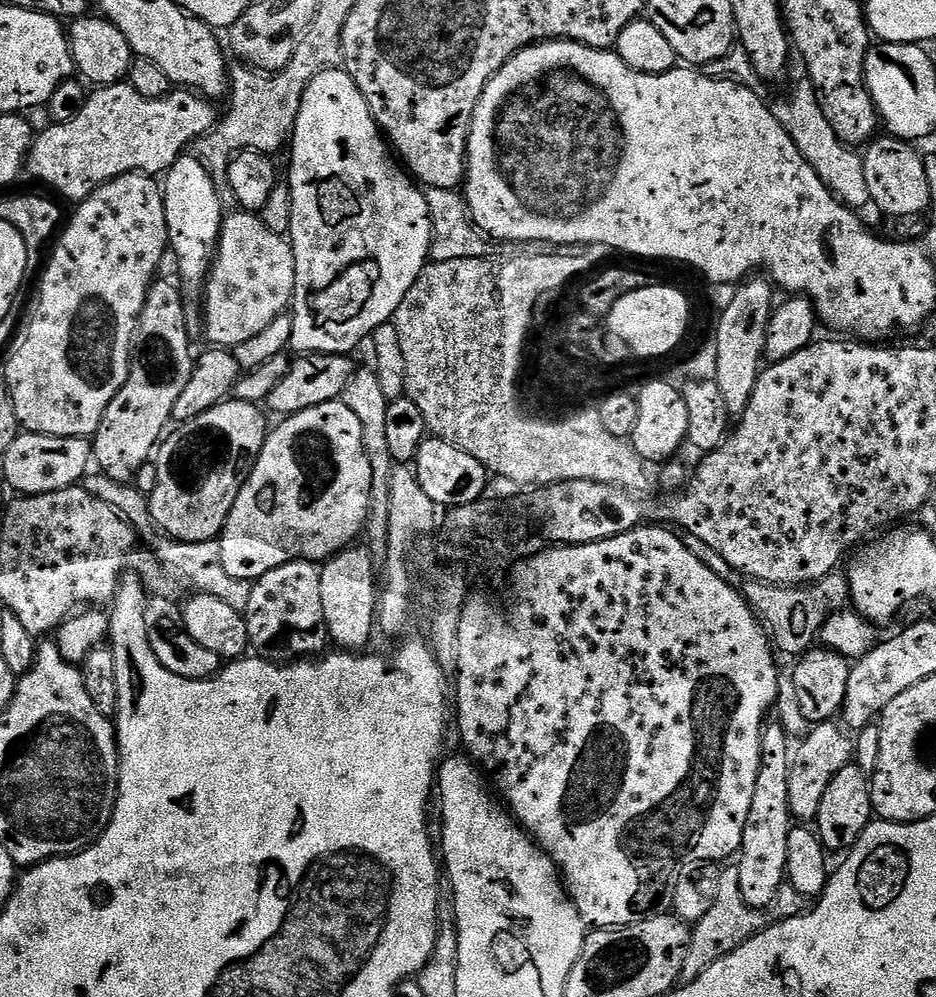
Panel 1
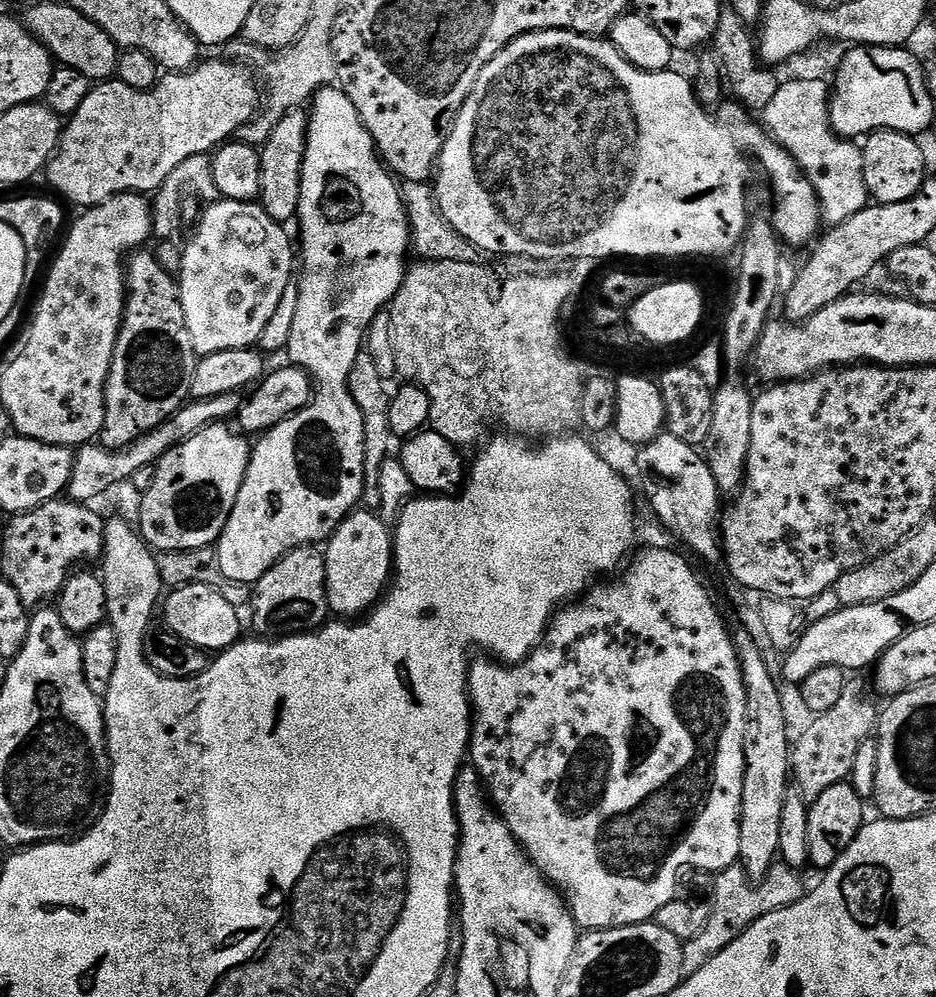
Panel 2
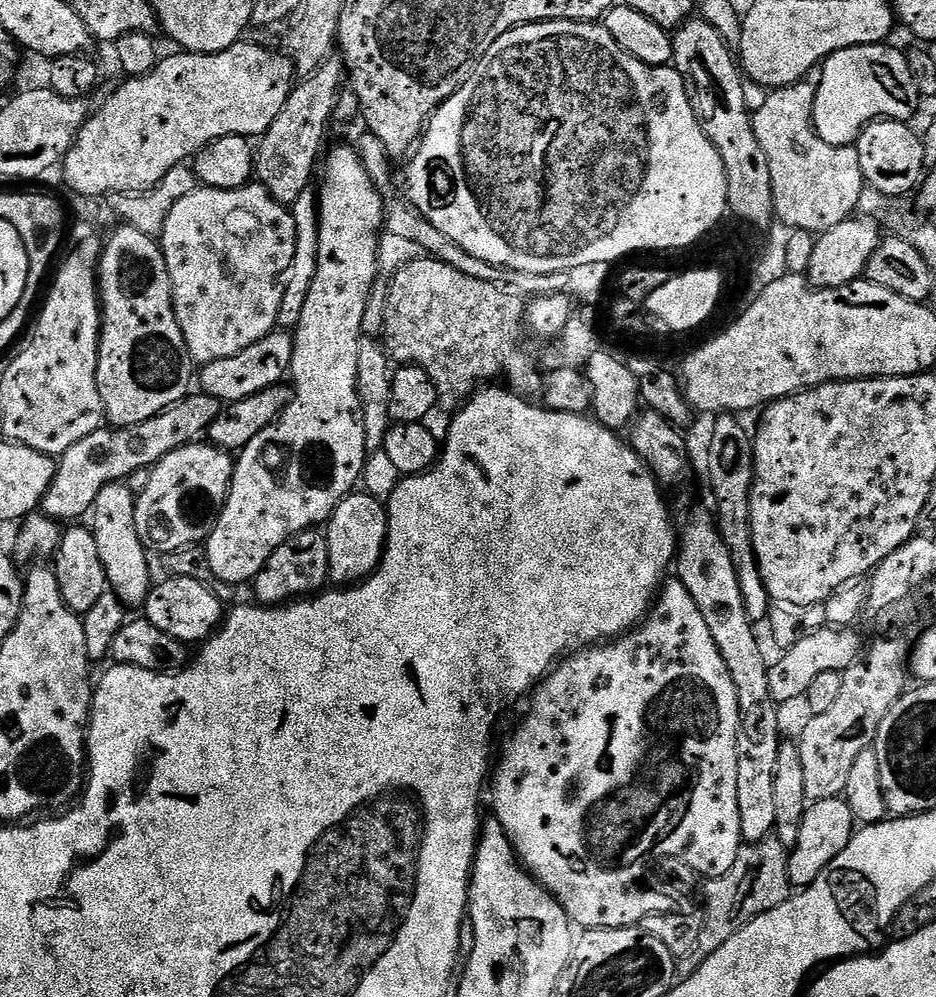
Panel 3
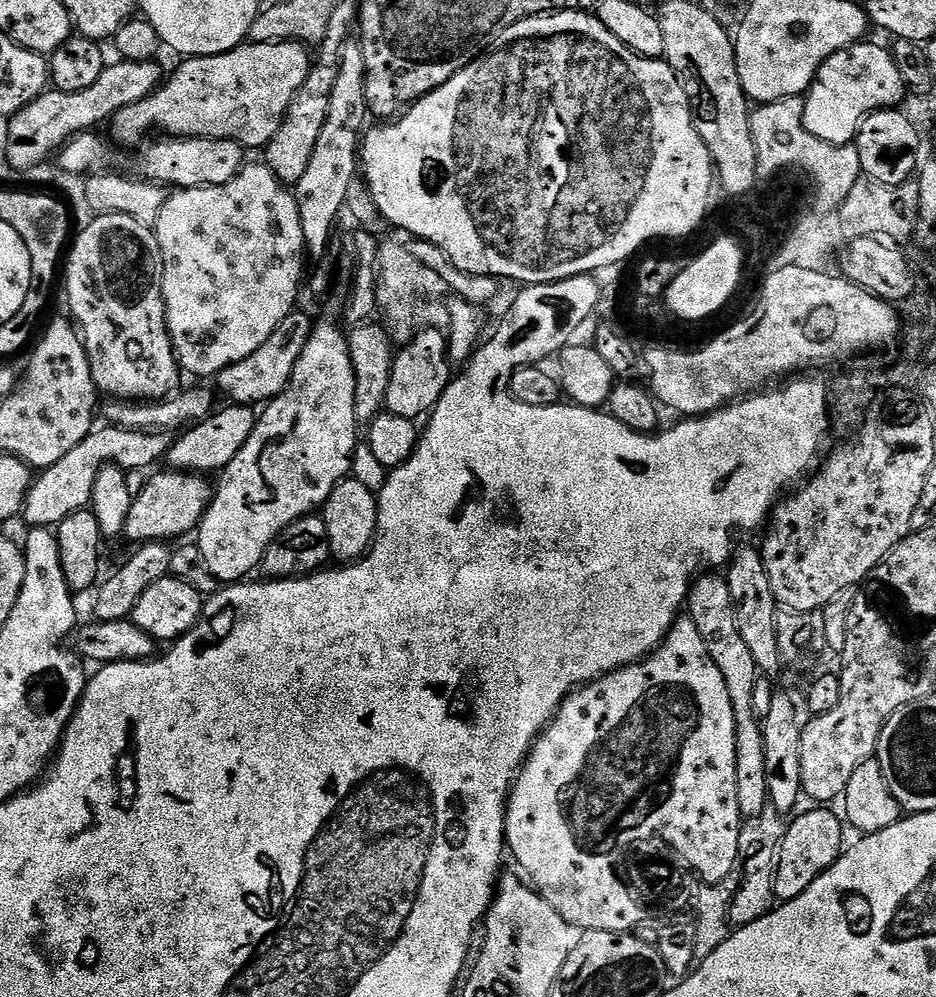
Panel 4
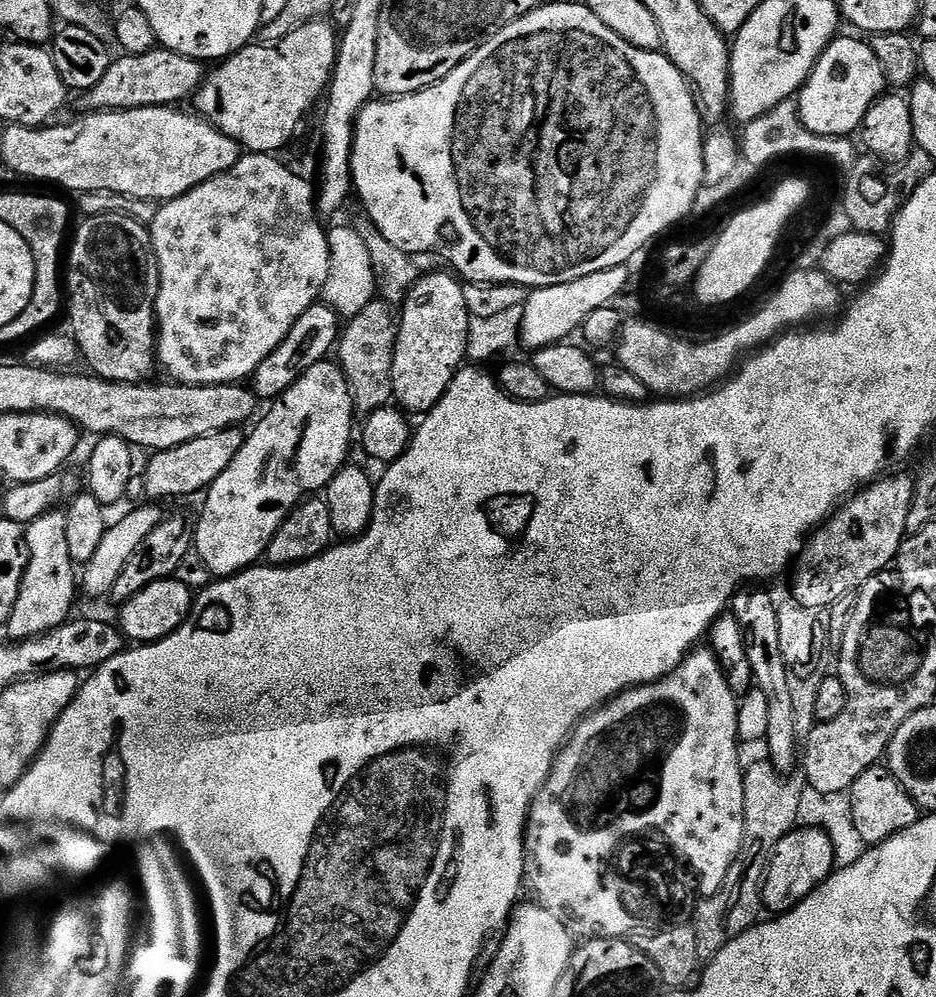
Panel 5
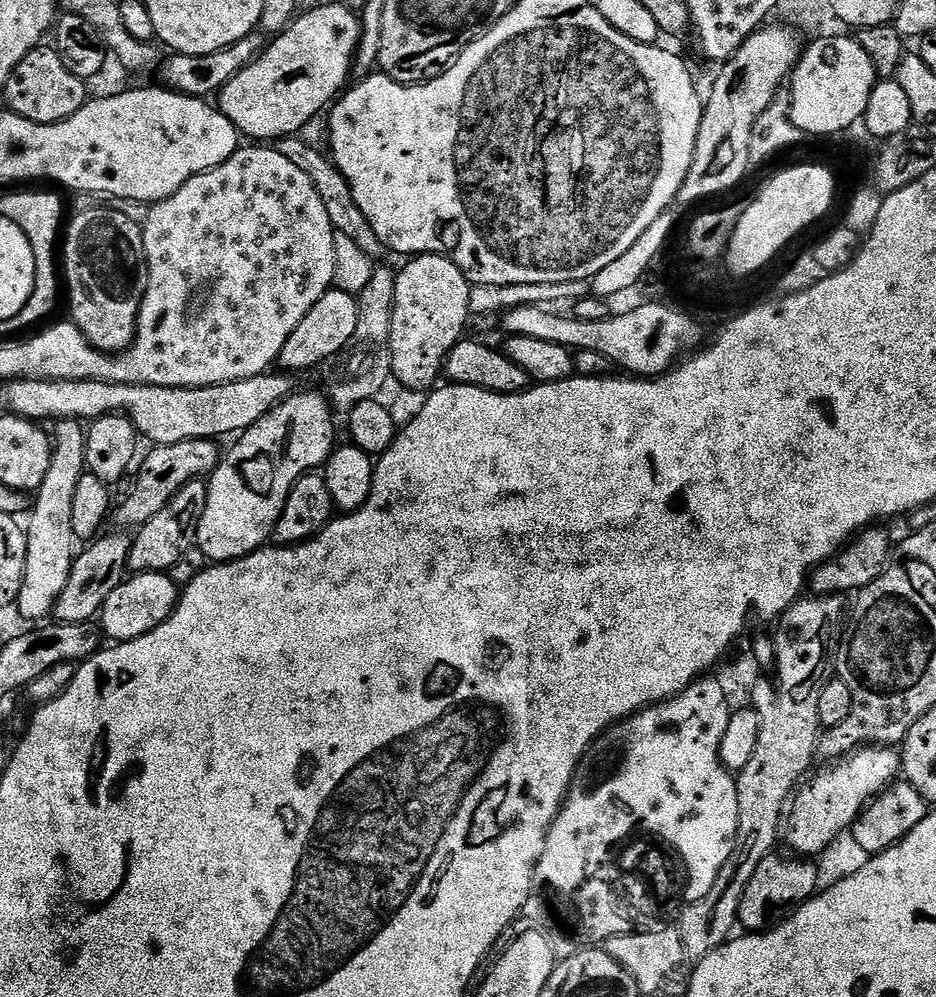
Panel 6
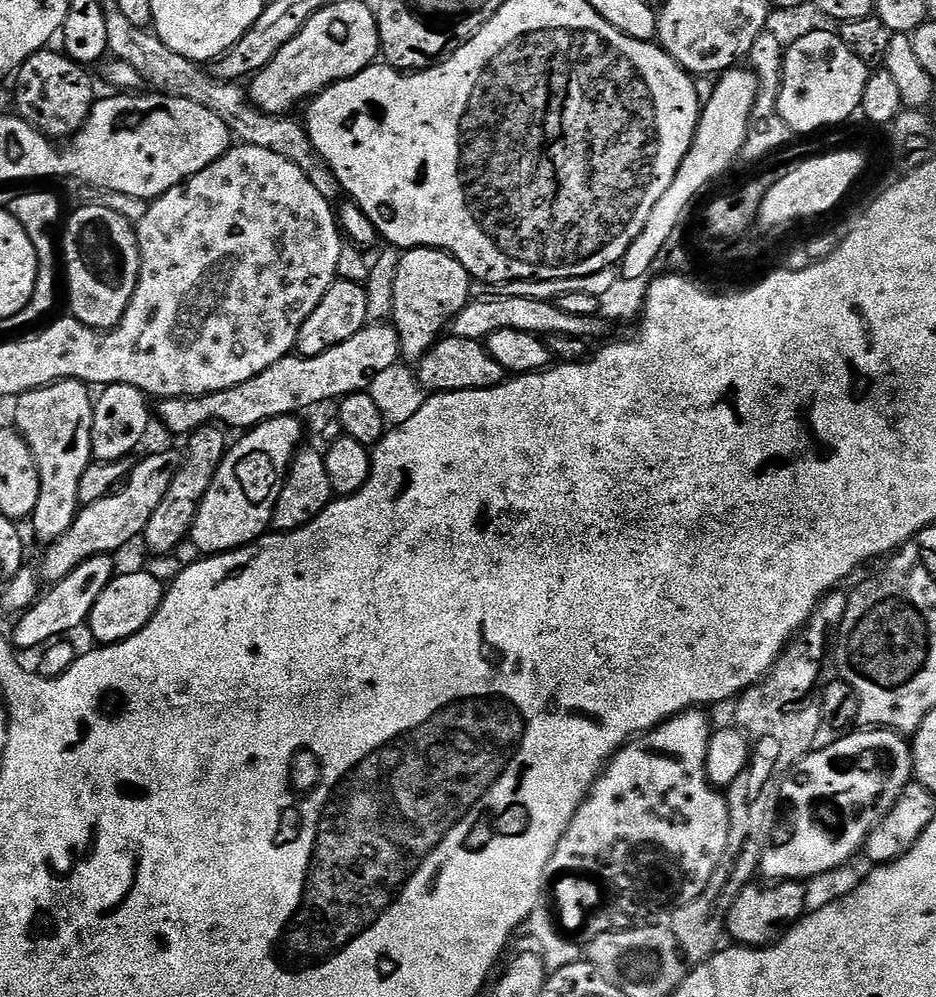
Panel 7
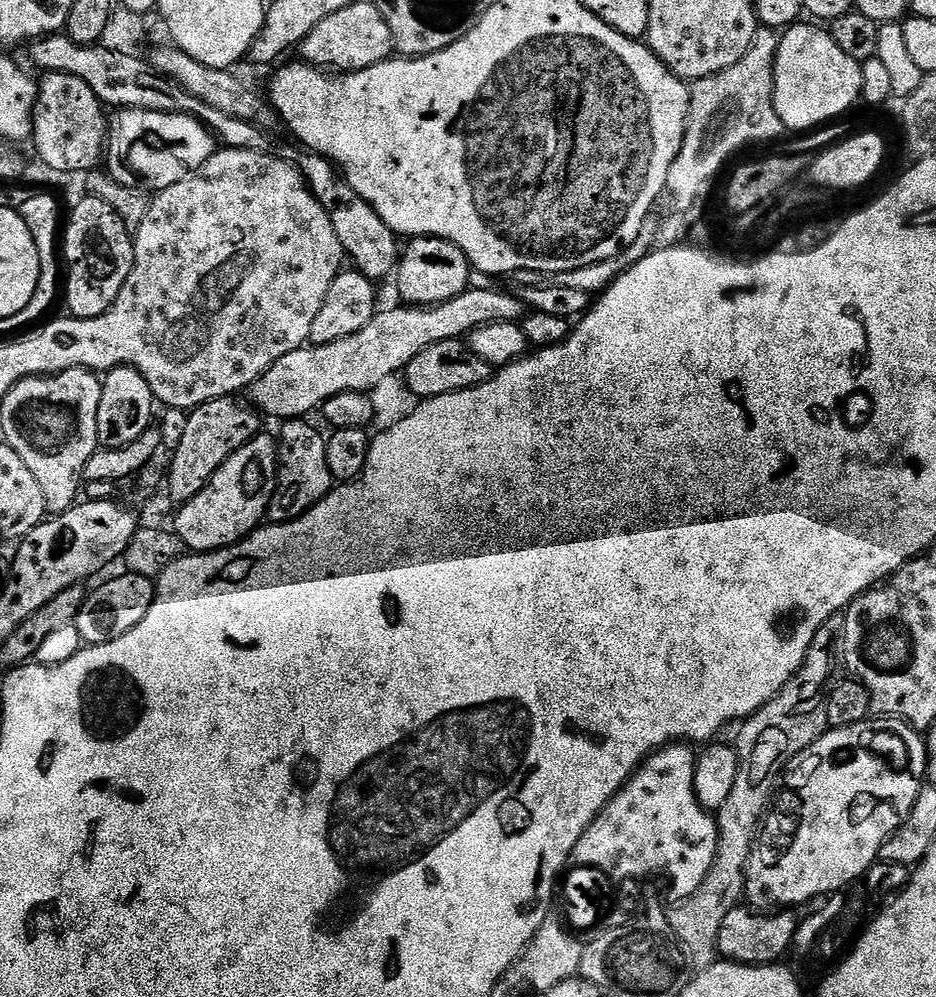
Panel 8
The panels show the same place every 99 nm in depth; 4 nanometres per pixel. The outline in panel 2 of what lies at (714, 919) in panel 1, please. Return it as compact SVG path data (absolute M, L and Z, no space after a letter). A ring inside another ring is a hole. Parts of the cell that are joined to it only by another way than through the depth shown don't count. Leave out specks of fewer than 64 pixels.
M783 862L774 865L759 883L749 880L744 869L738 864L719 873L712 891L714 902L711 901L710 904L711 917L707 920L702 934L684 944L682 966L685 977L698 974L698 970L702 970L702 966L706 966L710 958L722 954L722 950L726 950L730 942L737 940L747 928L758 922L758 918L773 913L774 910L782 910L803 898L806 895L806 887L804 888L803 882L800 881L800 876L801 873L797 869L786 866Z

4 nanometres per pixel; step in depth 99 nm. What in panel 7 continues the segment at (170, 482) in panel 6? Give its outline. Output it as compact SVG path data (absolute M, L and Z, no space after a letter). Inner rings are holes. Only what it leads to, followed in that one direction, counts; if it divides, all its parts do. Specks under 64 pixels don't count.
M156 452L137 463L128 473L126 490L121 495L109 494L106 498L98 498L94 502L83 505L76 513L76 520L62 534L62 538L51 541L44 552L44 565L40 572L48 579L49 585L57 584L70 570L74 570L82 562L92 556L107 556L116 554L119 548L124 548L132 539L143 537L146 522L150 522L150 514L158 510L166 490L170 490L170 482L174 482L176 469L182 463L181 453Z

